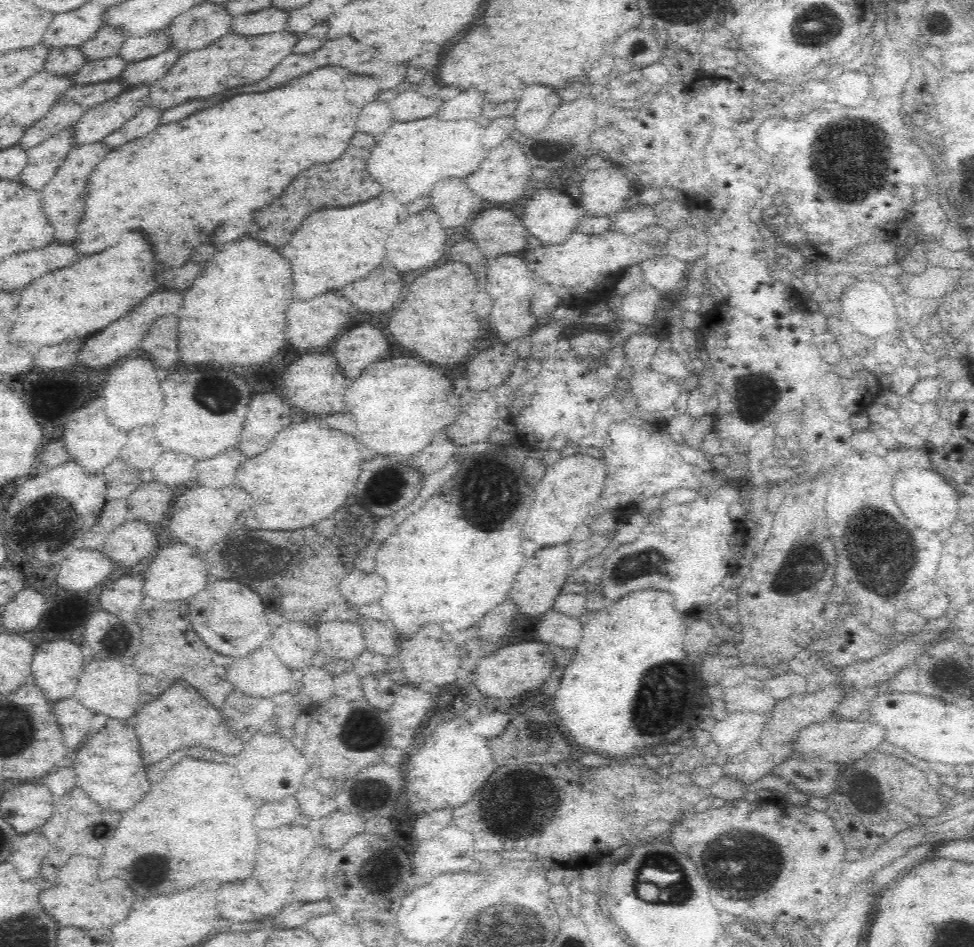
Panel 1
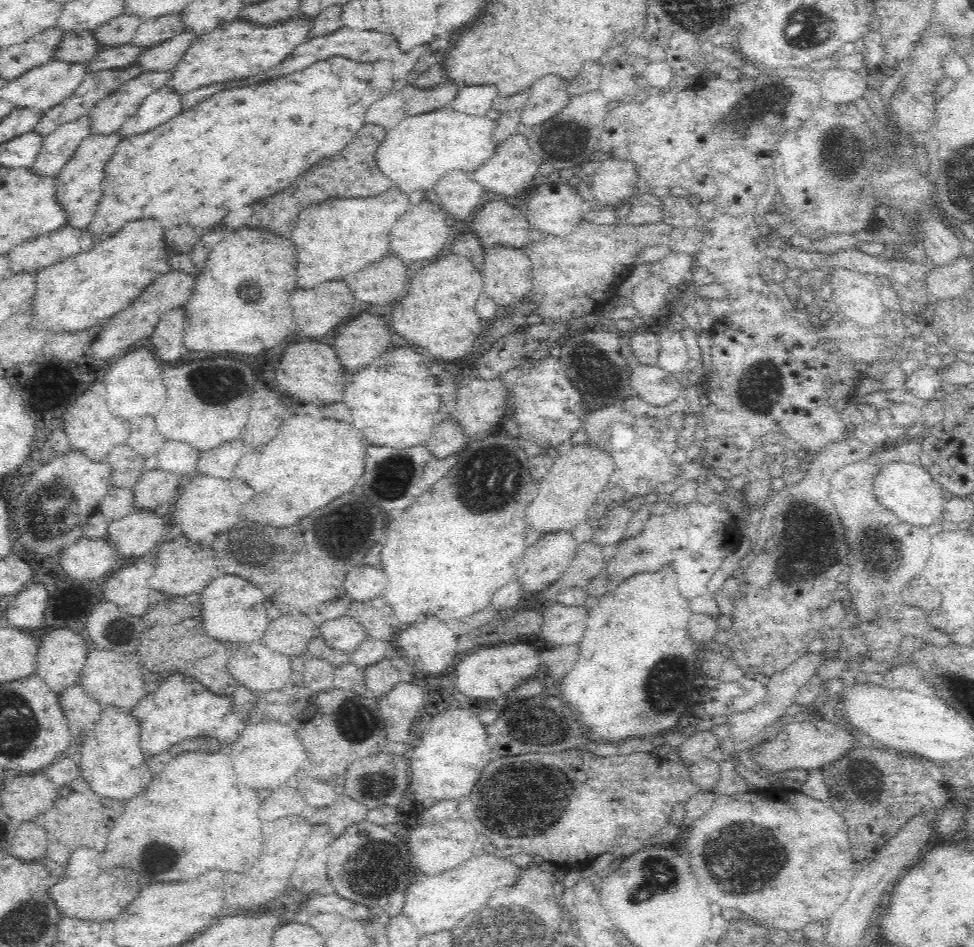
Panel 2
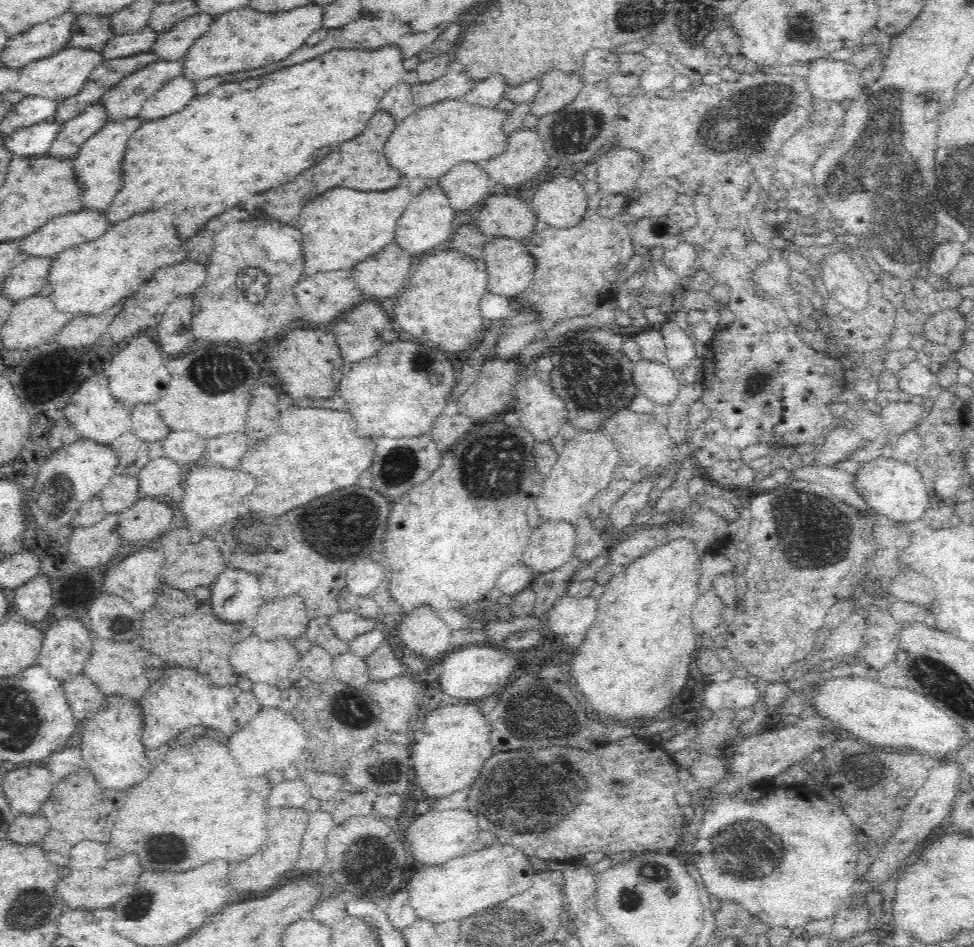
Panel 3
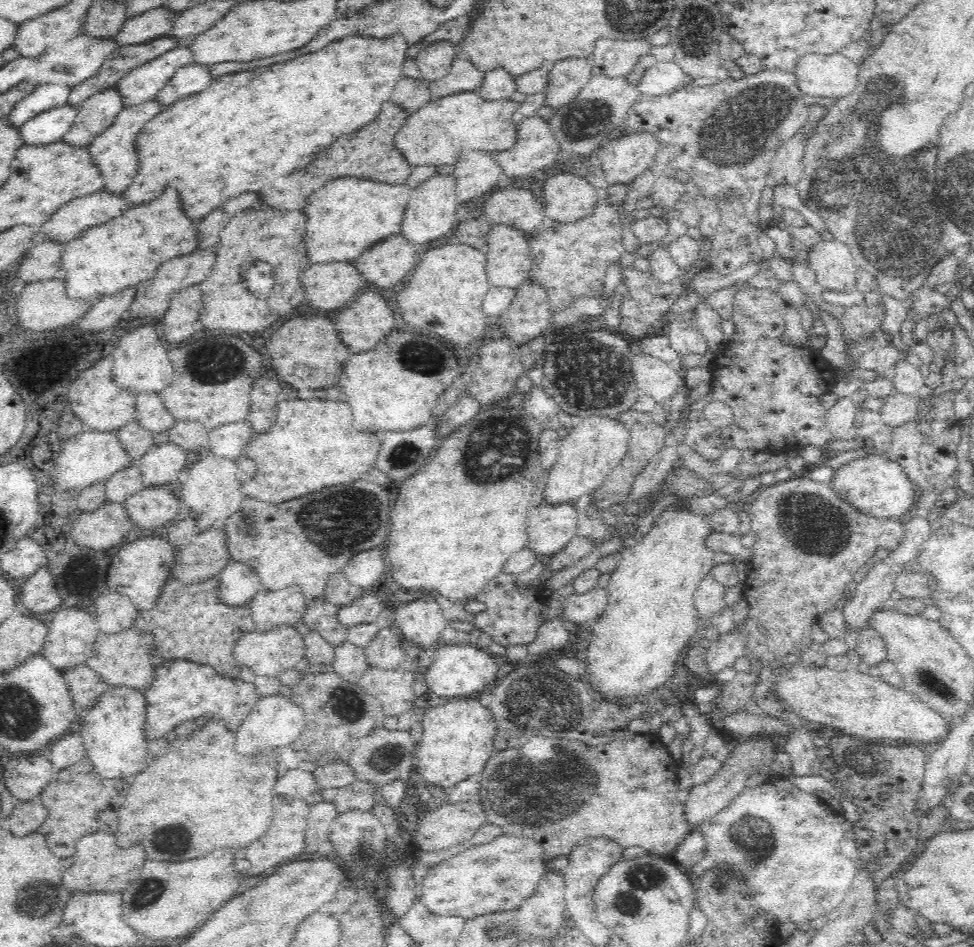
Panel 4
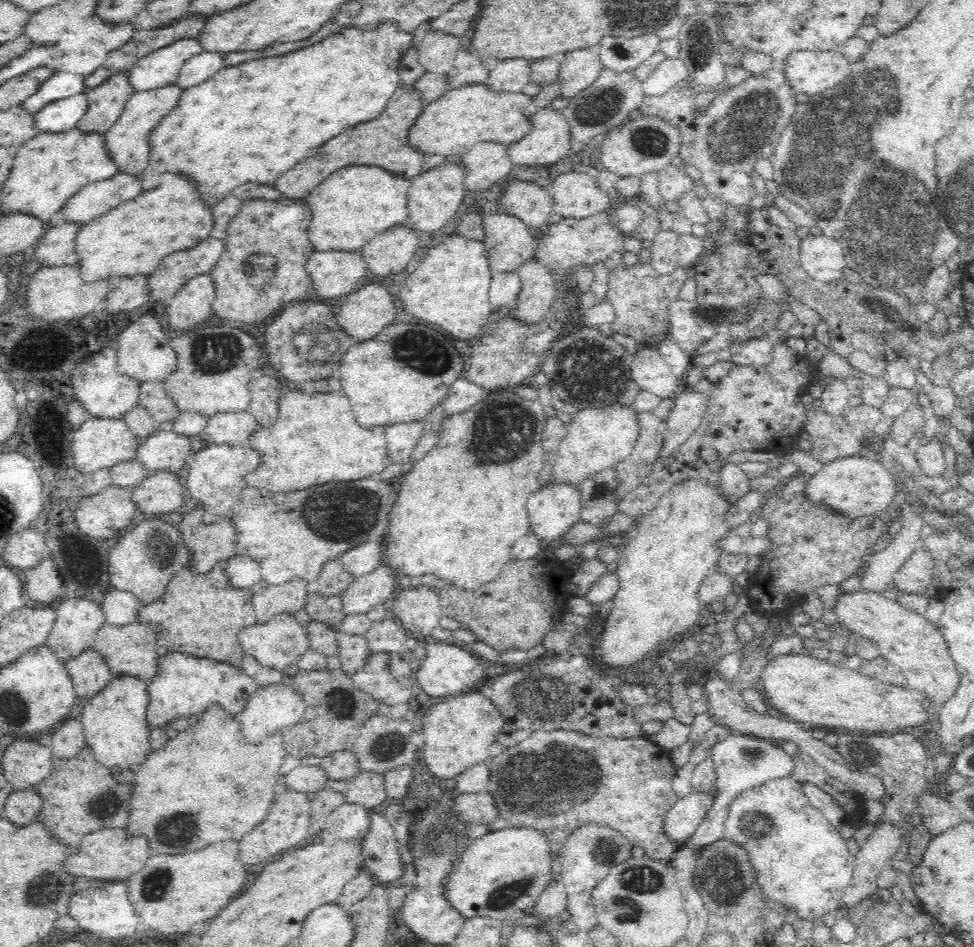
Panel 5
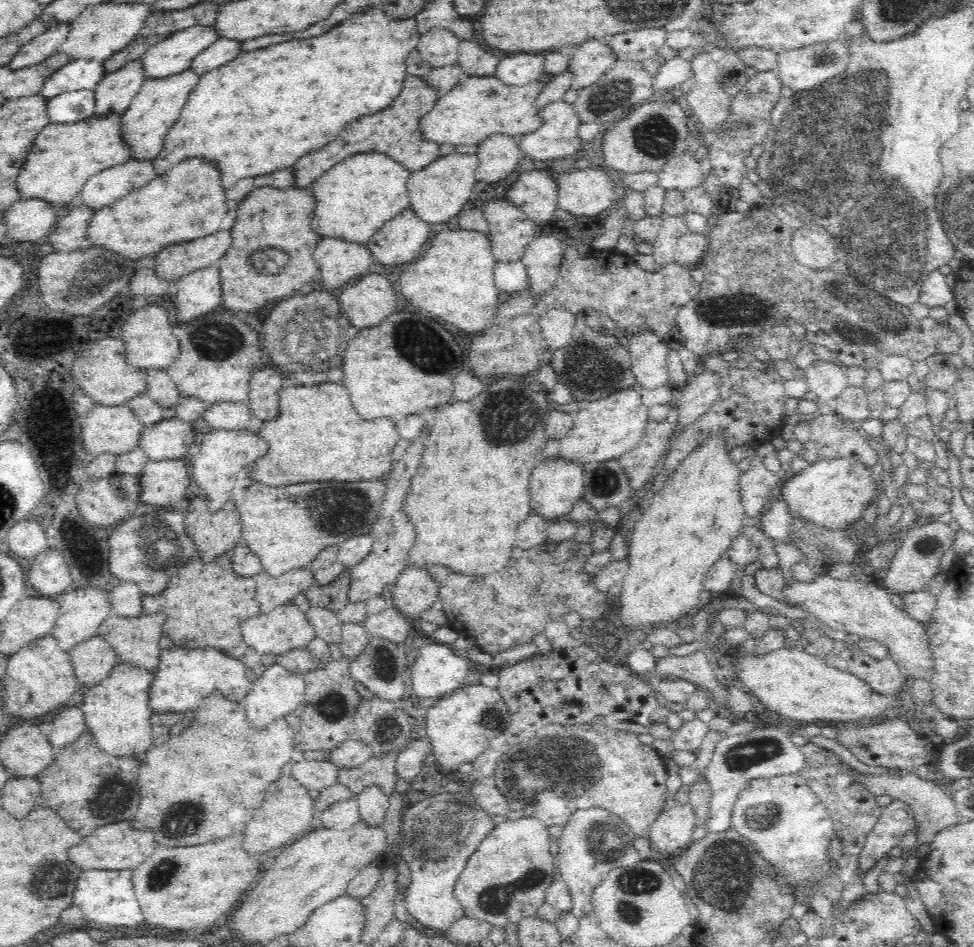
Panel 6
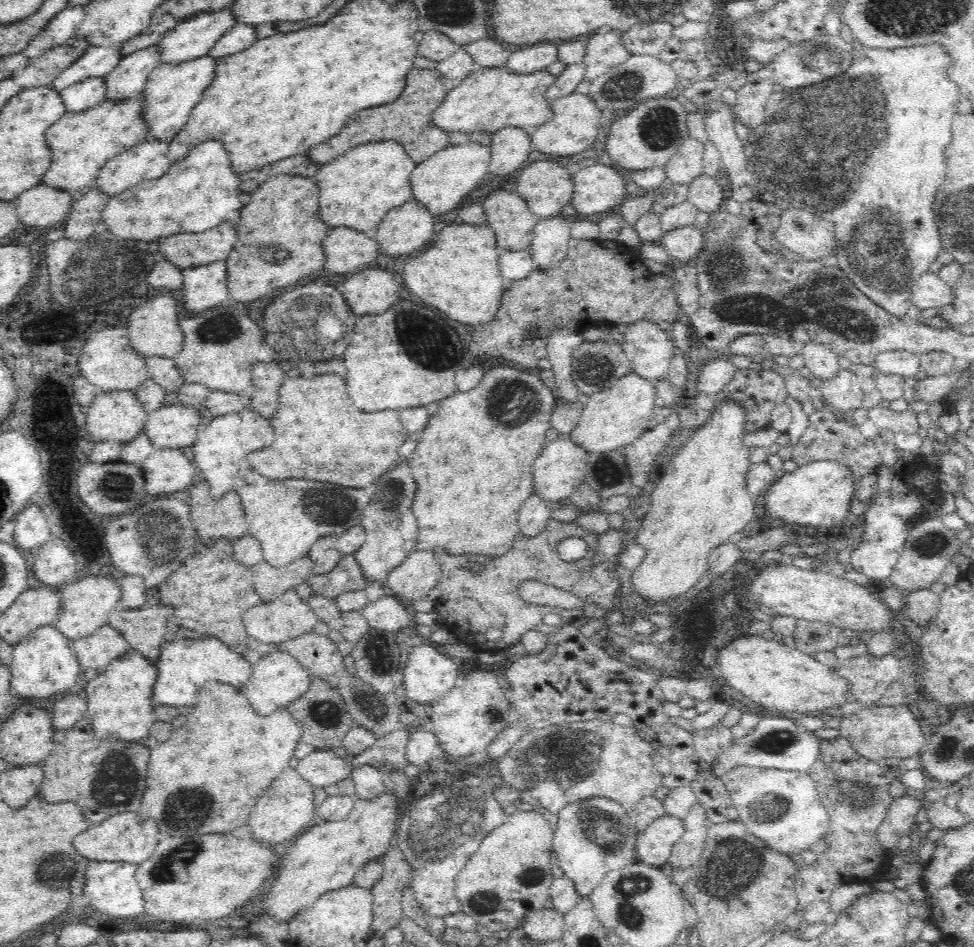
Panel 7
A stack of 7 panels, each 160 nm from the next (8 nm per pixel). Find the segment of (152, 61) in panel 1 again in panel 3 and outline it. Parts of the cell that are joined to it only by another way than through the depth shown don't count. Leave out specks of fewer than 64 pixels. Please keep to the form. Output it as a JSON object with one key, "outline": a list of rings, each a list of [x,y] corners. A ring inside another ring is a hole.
{"outline":[[[198,12],[174,26],[172,30],[159,34],[150,51],[158,61],[184,59],[193,42],[209,29],[212,21],[210,17]]]}

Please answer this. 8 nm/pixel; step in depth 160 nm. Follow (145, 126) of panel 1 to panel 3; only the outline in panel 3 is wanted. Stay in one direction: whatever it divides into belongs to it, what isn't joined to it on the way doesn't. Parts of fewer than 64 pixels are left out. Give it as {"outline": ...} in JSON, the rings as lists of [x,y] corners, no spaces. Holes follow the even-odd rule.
{"outline":[[[180,74],[145,100],[138,117],[145,123],[179,112],[196,96],[195,93],[194,82]]]}

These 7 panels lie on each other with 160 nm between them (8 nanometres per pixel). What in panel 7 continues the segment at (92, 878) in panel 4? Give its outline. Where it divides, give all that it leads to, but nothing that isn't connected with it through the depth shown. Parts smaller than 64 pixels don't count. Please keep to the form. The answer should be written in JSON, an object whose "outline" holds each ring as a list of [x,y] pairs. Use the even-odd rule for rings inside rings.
{"outline":[[[124,812],[110,816],[100,824],[91,825],[84,832],[84,836],[76,836],[73,842],[74,848],[78,848],[78,854],[88,862],[124,862],[139,865],[153,855],[160,839],[158,825],[154,820],[140,822],[138,813]]]}

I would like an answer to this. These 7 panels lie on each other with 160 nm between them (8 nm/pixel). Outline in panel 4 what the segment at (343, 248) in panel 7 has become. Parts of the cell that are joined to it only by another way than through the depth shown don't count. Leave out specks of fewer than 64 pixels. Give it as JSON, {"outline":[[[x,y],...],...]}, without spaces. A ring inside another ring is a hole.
{"outline":[[[316,264],[300,274],[308,300],[303,310],[323,315],[348,305],[358,296],[364,280],[354,264]]]}

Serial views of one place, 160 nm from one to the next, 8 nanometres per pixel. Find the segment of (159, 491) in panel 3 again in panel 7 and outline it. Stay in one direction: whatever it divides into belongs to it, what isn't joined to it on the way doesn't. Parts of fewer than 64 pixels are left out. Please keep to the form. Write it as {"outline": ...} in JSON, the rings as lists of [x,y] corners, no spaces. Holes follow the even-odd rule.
{"outline":[[[177,403],[148,414],[143,432],[155,451],[180,451],[194,445],[200,424],[196,408]]]}

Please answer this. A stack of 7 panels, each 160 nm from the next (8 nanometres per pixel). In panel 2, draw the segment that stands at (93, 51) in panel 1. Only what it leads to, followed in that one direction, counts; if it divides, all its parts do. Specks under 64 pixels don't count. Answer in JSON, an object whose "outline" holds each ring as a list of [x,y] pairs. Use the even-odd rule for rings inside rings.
{"outline":[[[122,14],[97,28],[93,37],[99,49],[129,44],[134,38],[140,21],[134,15]]]}

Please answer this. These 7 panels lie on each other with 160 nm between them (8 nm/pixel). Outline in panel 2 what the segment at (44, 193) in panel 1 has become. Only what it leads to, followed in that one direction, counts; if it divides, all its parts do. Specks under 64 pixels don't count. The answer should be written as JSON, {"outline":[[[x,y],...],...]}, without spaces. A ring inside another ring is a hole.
{"outline":[[[119,131],[108,136],[91,134],[88,135],[73,152],[70,160],[64,165],[60,174],[55,178],[53,184],[53,195],[56,197],[57,203],[62,206],[62,210],[66,212],[66,220],[68,226],[72,226],[74,230],[82,230],[90,224],[92,220],[92,212],[96,210],[96,194],[100,194],[100,176],[104,174],[104,164],[112,158],[114,146],[122,140]]]}

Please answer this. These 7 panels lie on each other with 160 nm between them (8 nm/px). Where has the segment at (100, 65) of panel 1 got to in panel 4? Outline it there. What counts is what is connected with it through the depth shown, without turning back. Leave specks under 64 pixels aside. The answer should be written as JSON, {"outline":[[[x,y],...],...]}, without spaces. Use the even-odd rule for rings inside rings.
{"outline":[[[165,6],[148,10],[141,16],[128,19],[122,30],[115,36],[116,46],[132,46],[132,44],[146,44],[160,36],[168,35],[172,30],[172,23],[177,16]]]}

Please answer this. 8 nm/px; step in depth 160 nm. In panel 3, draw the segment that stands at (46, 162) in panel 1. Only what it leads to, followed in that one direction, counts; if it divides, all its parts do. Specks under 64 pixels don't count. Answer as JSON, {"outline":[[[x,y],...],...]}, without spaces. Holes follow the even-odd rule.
{"outline":[[[98,100],[90,104],[87,110],[60,126],[47,155],[53,158],[73,159],[84,141],[88,140],[89,136],[96,134],[106,122],[101,102]]]}

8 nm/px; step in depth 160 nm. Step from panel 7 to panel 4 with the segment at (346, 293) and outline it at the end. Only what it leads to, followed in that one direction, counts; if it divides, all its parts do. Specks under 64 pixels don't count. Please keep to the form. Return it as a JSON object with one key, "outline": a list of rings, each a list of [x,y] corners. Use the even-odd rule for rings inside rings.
{"outline":[[[368,291],[344,306],[344,310],[336,316],[335,327],[341,342],[349,348],[351,354],[362,354],[362,352],[374,350],[376,344],[384,336],[388,336],[390,332],[395,330],[393,312],[388,306],[388,302],[380,294]]]}

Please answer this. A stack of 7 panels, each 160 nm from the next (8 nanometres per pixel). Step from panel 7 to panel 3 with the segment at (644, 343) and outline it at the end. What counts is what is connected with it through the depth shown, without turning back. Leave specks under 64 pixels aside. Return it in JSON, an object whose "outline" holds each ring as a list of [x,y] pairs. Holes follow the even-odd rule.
{"outline":[[[640,359],[633,366],[634,384],[638,386],[638,392],[646,394],[657,404],[670,404],[676,400],[682,384],[678,373],[667,364]]]}

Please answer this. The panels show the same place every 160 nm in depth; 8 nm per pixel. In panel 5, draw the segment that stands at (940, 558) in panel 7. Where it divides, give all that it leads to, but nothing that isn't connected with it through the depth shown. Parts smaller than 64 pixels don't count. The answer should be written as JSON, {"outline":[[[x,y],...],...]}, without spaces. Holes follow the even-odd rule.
{"outline":[[[918,546],[910,560],[897,570],[894,585],[901,593],[923,595],[933,579],[933,560],[925,548]]]}

